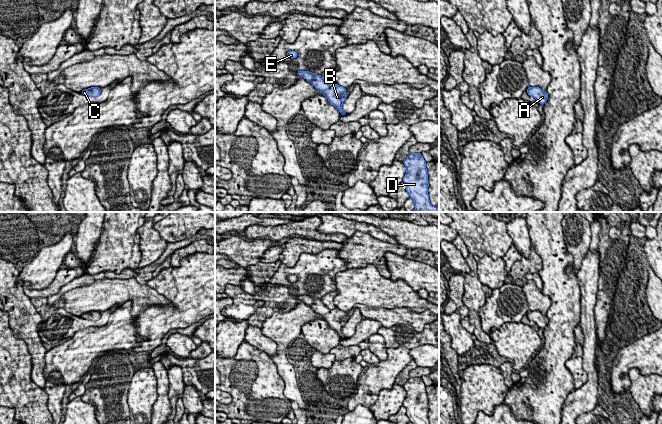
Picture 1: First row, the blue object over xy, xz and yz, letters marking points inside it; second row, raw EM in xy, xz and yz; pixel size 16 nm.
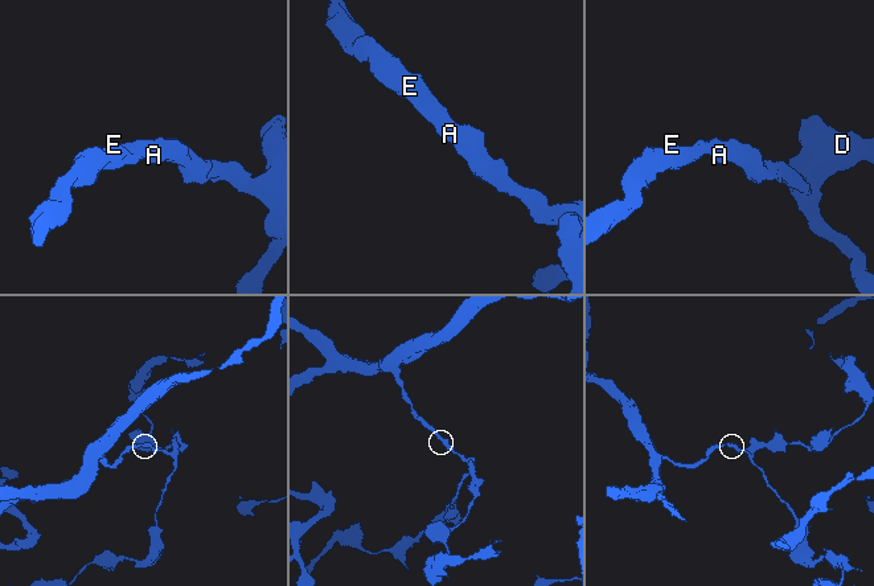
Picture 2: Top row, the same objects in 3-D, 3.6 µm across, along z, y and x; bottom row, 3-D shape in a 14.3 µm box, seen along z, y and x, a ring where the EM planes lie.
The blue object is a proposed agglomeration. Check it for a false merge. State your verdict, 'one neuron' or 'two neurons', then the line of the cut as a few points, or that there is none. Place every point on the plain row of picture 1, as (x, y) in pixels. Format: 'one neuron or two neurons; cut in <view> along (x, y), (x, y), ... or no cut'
one neuron; no cut

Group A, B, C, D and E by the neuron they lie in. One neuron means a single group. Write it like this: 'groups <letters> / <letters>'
groups A B C D E

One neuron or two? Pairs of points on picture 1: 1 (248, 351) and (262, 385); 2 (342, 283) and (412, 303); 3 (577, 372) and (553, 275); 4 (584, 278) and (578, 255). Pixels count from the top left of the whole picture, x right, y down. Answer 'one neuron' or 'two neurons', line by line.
1: one neuron
2: one neuron
3: two neurons
4: two neurons

